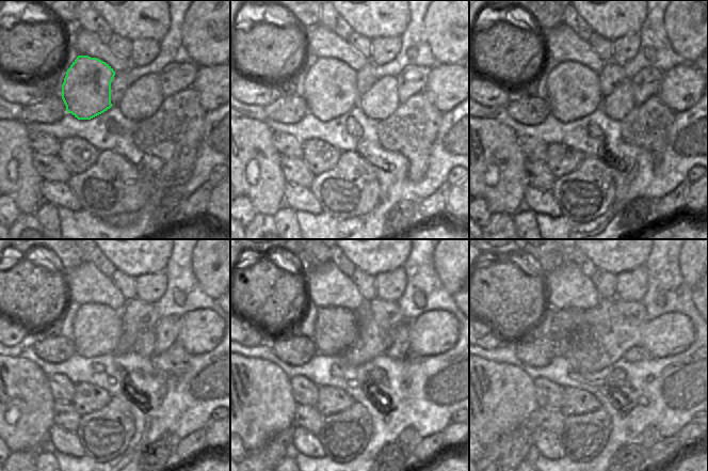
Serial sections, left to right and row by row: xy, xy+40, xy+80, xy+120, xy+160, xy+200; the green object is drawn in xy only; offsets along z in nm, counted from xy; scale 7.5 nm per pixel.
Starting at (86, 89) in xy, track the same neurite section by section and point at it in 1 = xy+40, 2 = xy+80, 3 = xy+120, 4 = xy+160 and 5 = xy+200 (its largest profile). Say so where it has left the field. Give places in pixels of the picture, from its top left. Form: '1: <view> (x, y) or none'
1: xy+40 (330, 91)
2: xy+80 (573, 91)
3: xy+120 (96, 328)
4: xy+160 (335, 330)
5: xy+200 (565, 322)

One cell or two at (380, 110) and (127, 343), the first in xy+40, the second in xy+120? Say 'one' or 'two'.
two

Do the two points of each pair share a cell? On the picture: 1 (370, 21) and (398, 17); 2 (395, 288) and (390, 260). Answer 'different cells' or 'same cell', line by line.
1: same cell
2: different cells

